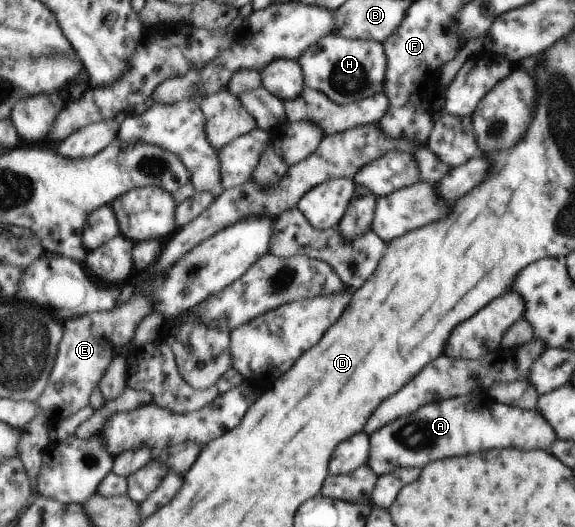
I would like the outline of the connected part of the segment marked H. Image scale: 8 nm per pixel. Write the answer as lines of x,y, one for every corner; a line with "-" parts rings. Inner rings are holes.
327,35
315,41
296,60
301,64
305,88
322,92
337,104
357,102
382,90
386,74
386,53
382,43
371,39
346,39

